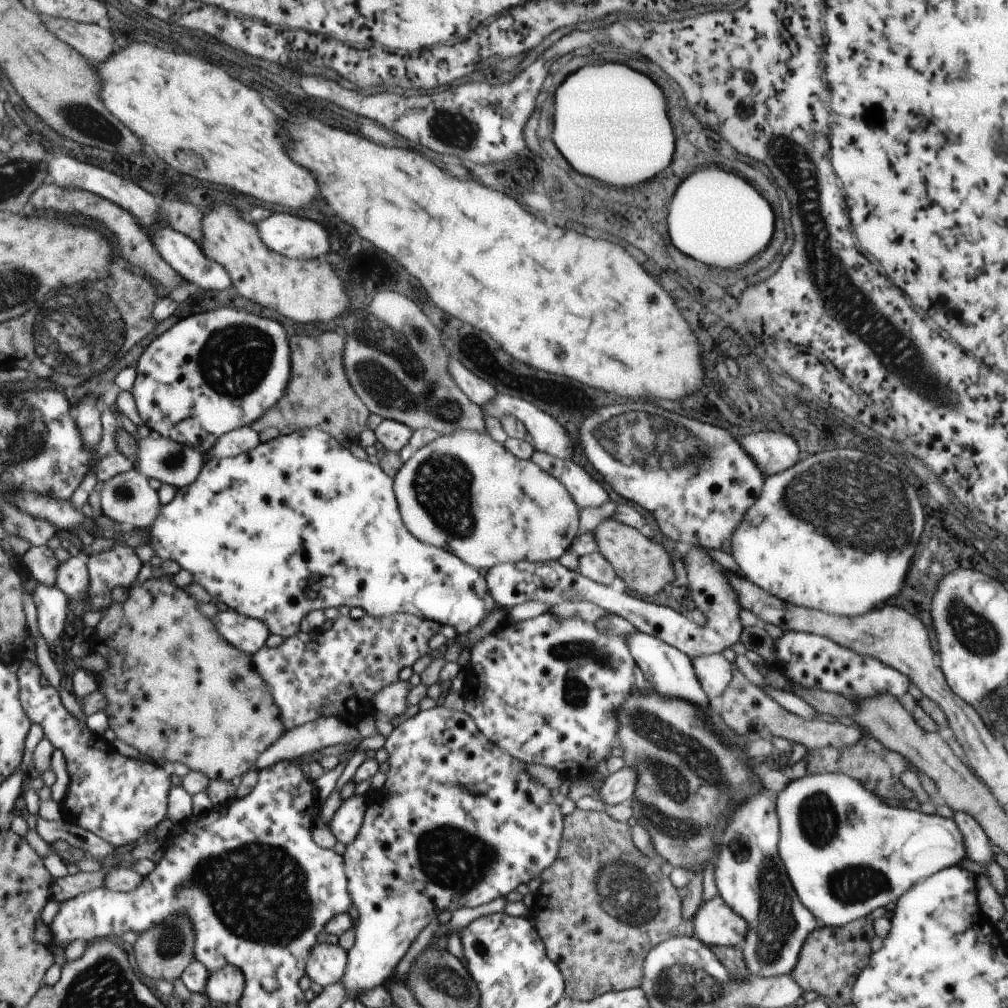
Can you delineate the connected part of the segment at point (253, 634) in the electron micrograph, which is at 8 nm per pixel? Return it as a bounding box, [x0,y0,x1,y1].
[212,611,273,655]

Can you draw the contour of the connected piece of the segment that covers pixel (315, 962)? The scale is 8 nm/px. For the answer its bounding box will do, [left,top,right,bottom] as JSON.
[309,943,348,987]

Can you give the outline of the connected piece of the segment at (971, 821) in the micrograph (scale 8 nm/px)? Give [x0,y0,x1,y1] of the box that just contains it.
[953,812,995,867]

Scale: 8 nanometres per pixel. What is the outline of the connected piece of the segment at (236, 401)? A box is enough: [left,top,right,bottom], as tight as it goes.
[132,308,293,454]

